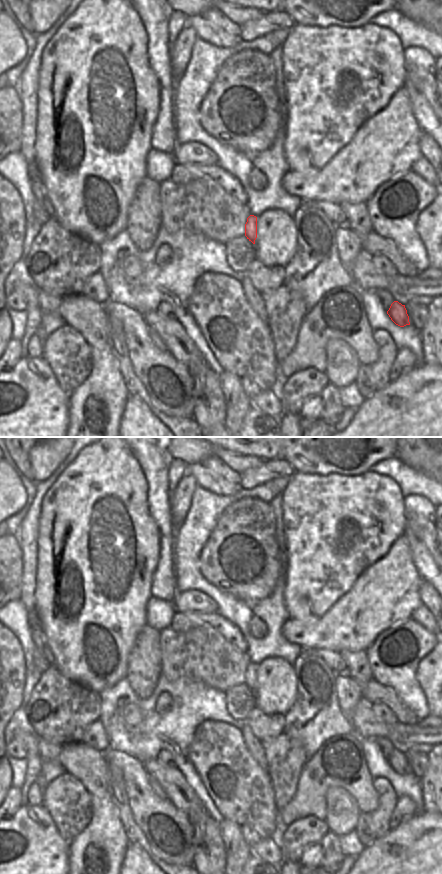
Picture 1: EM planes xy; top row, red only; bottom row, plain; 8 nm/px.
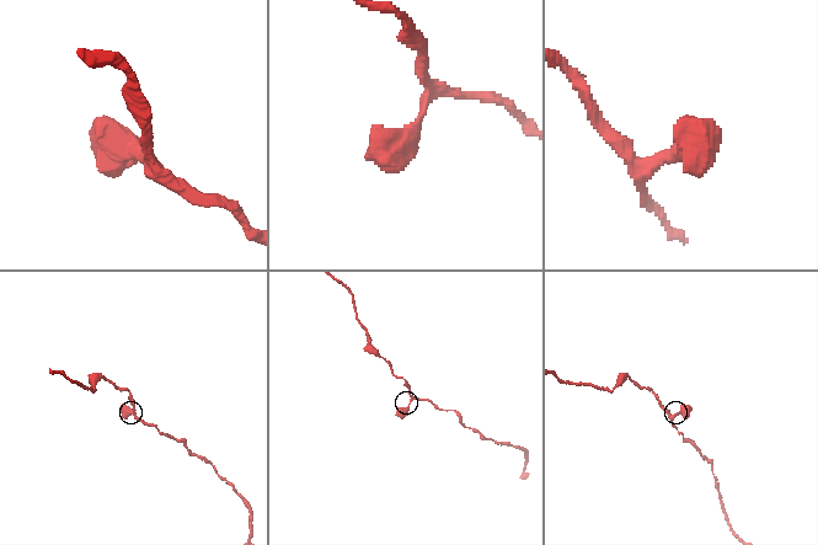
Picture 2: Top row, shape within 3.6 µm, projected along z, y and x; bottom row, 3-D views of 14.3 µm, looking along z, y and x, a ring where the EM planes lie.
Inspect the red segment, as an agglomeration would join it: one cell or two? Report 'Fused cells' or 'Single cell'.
Single cell

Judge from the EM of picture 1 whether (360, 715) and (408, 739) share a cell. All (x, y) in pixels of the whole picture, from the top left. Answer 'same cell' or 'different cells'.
same cell

